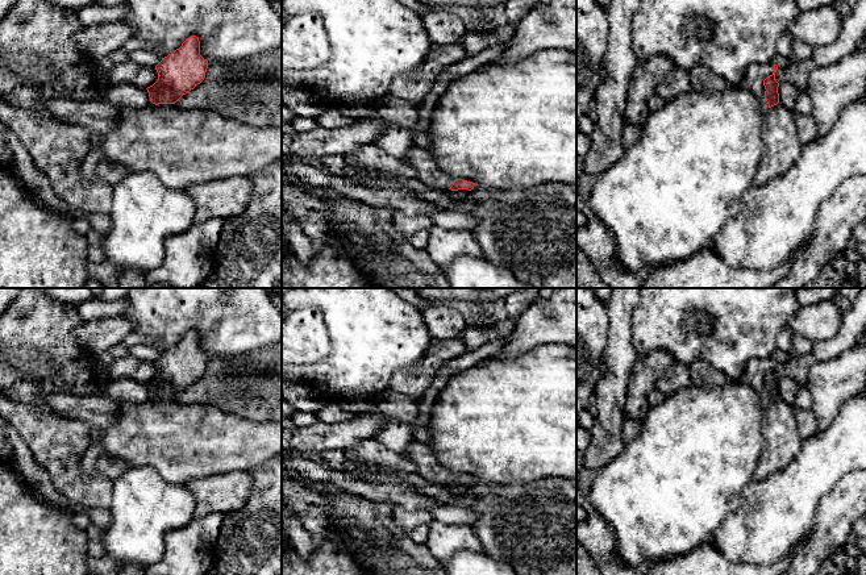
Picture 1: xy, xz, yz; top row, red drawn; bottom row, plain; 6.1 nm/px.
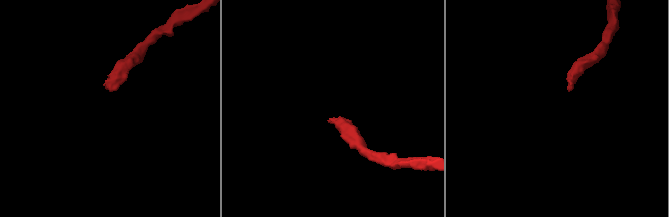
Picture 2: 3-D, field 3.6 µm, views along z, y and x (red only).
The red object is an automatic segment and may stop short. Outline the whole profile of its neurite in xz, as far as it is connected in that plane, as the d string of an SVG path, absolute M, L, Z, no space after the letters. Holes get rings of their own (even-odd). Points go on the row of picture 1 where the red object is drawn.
M413 146L403 161L413 167L417 172L417 179L429 187L436 187L444 191L471 191L475 186L475 183L472 182L453 179L451 176L441 171L432 153L419 146Z

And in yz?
M771 62L766 64L754 63L740 83L741 88L749 89L759 99L763 114L779 103L779 83L775 80L777 70L778 66Z

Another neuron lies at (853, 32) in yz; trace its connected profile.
M858 0L853 12L844 18L842 29L834 42L813 47L808 57L795 63L778 67L775 80L807 88L808 76L813 70L829 67L857 50L866 38L866 0Z

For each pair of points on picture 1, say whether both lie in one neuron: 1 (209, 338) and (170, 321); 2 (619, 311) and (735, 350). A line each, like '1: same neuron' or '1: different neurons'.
1: same neuron
2: different neurons

